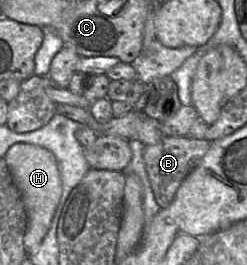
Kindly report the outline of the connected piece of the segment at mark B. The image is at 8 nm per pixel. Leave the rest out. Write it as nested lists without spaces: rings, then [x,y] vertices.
[[[165,137],[155,145],[145,145],[143,158],[152,191],[158,205],[167,208],[189,173],[198,165],[210,148],[211,142],[205,139],[188,137]]]

